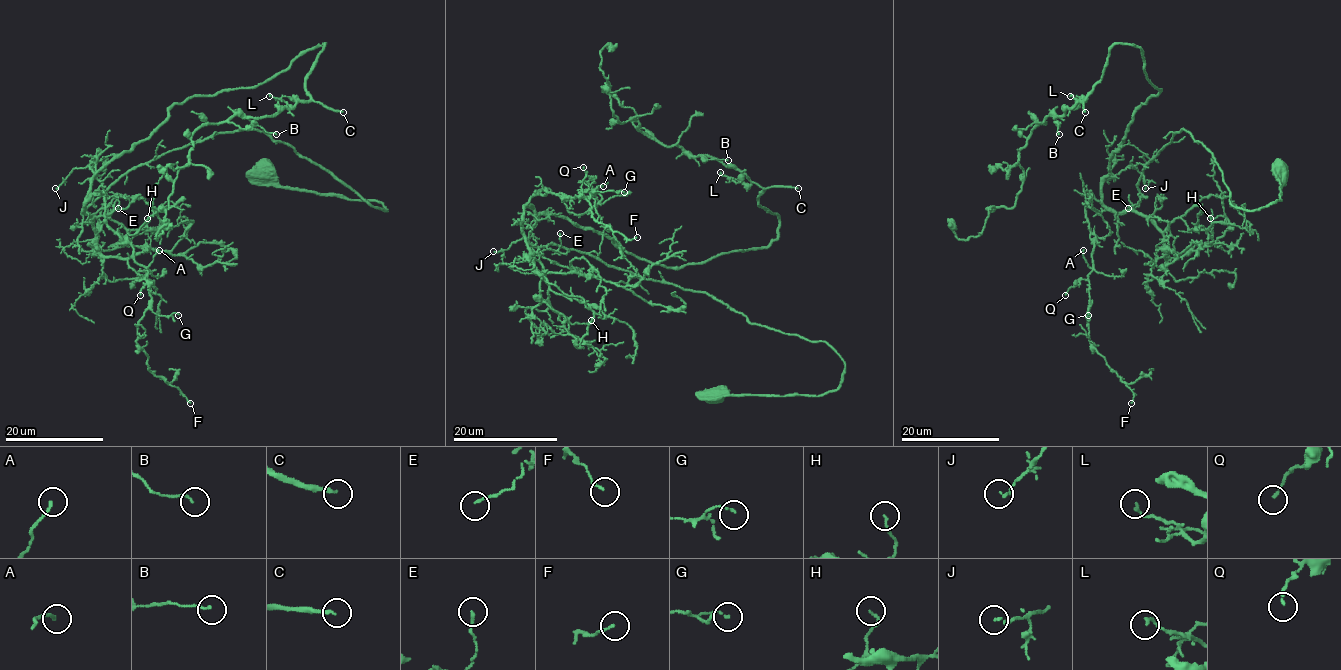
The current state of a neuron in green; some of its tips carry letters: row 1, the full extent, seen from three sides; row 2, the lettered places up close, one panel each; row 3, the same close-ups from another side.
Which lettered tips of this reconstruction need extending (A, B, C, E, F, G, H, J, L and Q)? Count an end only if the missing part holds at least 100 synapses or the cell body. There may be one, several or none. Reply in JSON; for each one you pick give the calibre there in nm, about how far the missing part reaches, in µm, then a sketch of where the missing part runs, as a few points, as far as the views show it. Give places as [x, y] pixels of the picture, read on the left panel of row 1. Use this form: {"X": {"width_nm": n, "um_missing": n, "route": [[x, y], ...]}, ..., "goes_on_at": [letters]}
{"C": {"width_nm": 180, "um_missing": 80}, "goes_on_at": ["C"]}

